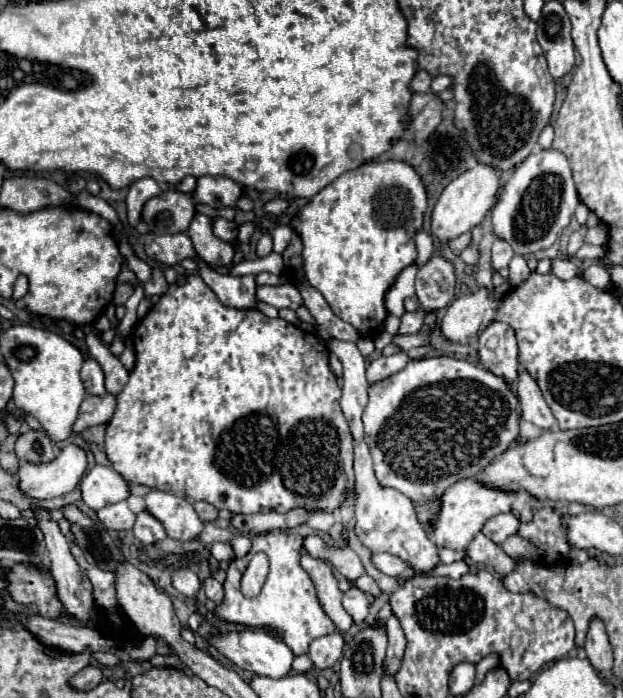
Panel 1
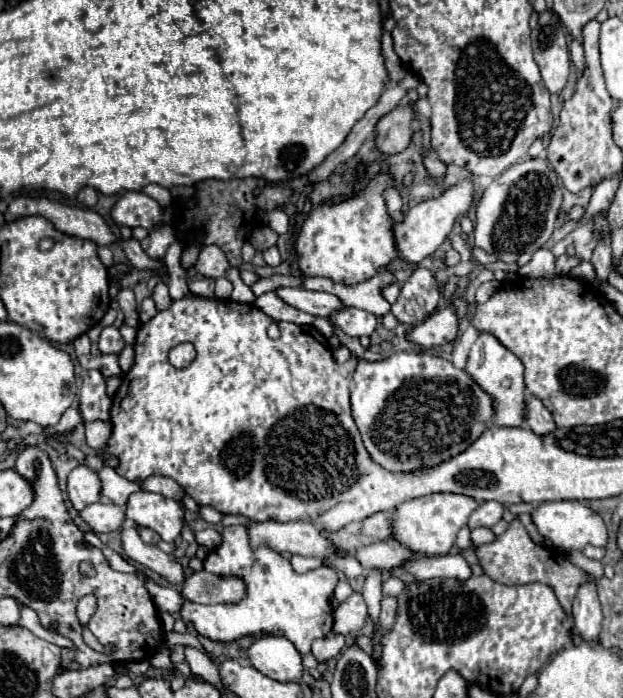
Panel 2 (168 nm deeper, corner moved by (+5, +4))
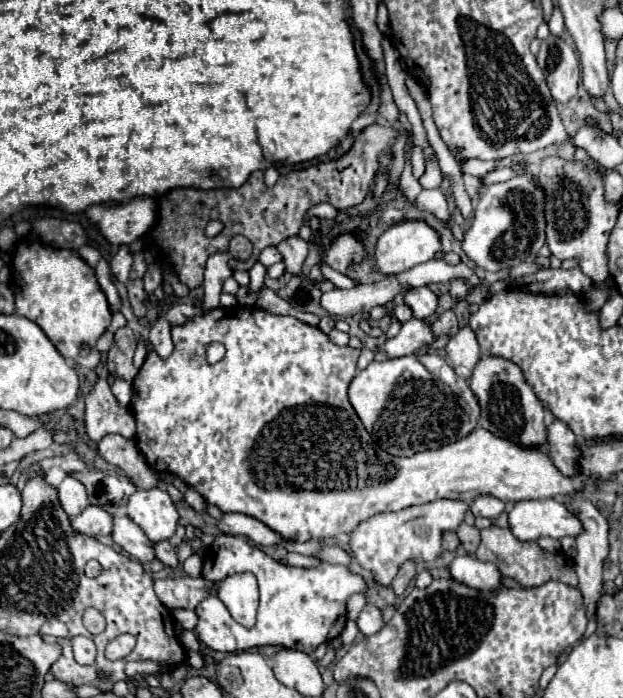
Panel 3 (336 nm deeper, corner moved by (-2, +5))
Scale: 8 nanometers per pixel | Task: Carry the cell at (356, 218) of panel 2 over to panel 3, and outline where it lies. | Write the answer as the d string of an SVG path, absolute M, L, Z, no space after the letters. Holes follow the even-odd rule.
M344 234L338 240L332 242L332 246L326 252L326 264L332 266L338 272L346 272L346 268L354 262L360 262L364 258L364 246L360 240L356 240L354 234Z

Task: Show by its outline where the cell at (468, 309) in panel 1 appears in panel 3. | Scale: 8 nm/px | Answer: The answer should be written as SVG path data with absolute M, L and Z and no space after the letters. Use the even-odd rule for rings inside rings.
M408 320L402 324L402 330L394 338L386 338L382 344L378 344L378 352L388 358L400 358L410 356L416 350L422 350L430 346L434 340L430 326L424 320Z

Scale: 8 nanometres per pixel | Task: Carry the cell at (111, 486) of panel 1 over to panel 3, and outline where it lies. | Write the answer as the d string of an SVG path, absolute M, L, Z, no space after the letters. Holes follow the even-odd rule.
M66 476L64 482L56 490L58 490L58 500L60 500L62 508L70 518L78 516L90 504L86 488L82 486L82 482L78 482L72 476Z

